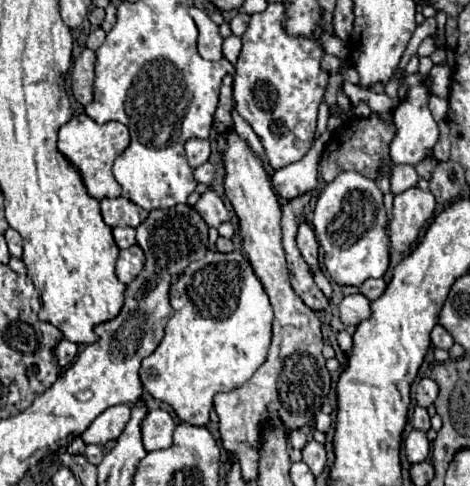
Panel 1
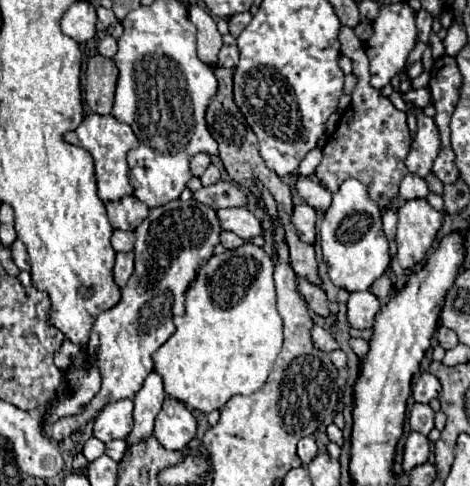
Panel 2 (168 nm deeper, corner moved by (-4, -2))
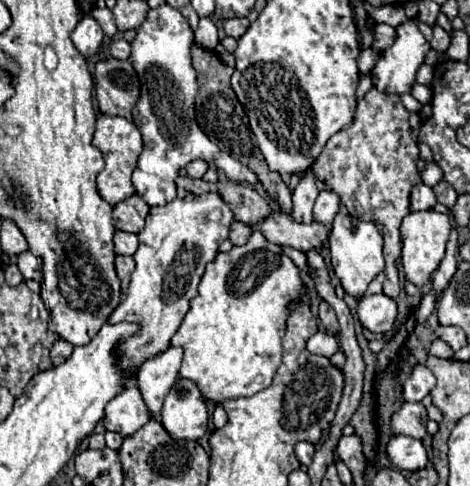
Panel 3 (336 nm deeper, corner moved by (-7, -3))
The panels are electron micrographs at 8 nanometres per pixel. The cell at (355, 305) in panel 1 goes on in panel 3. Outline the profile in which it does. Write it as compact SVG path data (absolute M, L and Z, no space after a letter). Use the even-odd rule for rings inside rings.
M368 295L358 299L358 319L372 333L386 333L392 329L396 319L396 301L380 295Z

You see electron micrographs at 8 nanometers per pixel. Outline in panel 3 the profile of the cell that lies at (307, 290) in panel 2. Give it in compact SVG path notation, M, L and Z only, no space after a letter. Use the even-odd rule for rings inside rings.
M326 301L320 303L320 307L318 307L318 317L320 317L320 321L322 321L322 325L326 327L328 333L332 333L332 335L338 333L338 319L336 319L336 313L334 313L334 309L332 309Z

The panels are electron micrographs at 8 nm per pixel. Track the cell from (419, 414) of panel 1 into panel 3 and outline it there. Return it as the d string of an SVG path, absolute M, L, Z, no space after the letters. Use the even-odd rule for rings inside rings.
M404 403L392 417L390 429L394 435L408 435L414 439L422 439L426 435L424 427L424 405L422 403Z

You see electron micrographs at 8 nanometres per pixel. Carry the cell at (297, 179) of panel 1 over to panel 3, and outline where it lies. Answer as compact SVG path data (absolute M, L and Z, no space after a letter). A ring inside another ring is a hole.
M328 189L320 191L316 205L314 205L314 219L324 225L330 225L338 211L340 211L340 197Z

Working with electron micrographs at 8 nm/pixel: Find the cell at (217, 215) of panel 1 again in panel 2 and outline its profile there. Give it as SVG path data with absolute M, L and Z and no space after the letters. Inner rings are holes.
M221 208L217 210L217 218L223 230L235 232L243 240L261 234L261 222L247 208Z

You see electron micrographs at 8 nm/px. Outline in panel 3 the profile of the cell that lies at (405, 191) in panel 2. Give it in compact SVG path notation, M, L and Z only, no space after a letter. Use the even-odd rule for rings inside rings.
M420 183L412 189L412 197L410 197L410 203L412 203L412 211L428 211L436 205L436 197L434 197L434 191Z

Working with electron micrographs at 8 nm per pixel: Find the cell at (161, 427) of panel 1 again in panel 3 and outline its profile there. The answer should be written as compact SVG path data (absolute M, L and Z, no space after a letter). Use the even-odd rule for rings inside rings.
M178 377L162 405L162 423L174 439L200 439L208 429L208 407L200 387Z

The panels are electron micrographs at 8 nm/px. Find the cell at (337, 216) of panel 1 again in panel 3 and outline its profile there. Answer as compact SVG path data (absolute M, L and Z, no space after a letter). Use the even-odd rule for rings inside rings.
M344 209L336 215L328 239L330 255L332 255L332 269L338 275L344 291L352 297L364 295L368 283L384 269L384 257L382 257L382 235L376 229L374 223L360 221L356 217L350 217Z

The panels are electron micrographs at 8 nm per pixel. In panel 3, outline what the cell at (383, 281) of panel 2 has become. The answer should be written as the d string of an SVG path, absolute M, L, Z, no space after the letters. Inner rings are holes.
M370 89L364 99L358 101L356 119L352 127L332 135L332 139L328 139L324 151L312 165L316 177L340 197L342 205L352 217L372 221L382 233L386 259L384 295L392 299L396 299L400 293L398 267L394 263L400 257L402 249L400 223L410 213L412 187L422 181L416 167L420 123L420 115L410 113L402 105L398 95Z

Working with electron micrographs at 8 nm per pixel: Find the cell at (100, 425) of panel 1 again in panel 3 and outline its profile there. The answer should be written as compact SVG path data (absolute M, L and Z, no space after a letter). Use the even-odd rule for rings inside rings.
M136 385L126 387L124 393L116 395L108 405L106 405L106 415L104 415L104 427L106 431L116 431L122 437L128 437L136 433L142 425L146 425L152 419L142 393Z

